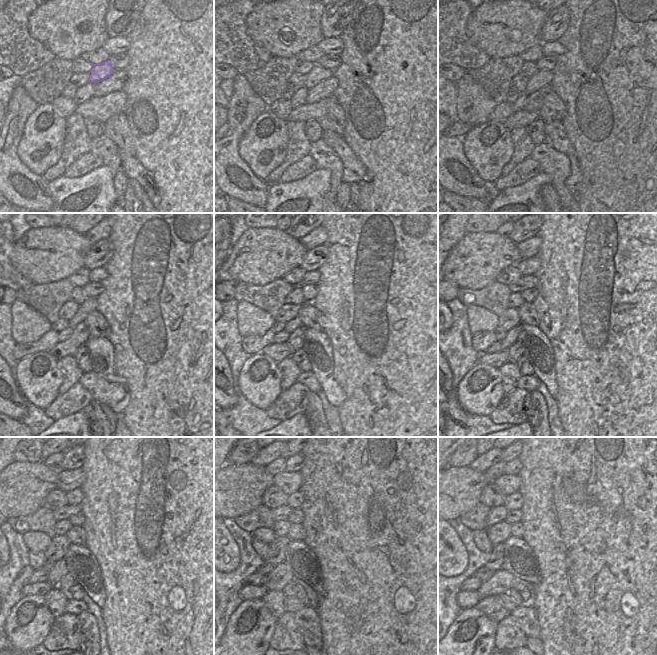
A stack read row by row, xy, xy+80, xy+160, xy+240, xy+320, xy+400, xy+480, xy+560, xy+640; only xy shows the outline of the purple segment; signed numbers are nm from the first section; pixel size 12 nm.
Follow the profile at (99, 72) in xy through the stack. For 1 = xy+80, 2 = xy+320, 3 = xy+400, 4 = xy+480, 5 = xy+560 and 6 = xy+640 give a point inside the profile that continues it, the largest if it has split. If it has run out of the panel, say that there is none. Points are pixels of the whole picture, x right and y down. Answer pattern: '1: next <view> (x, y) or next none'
1: next xy+80 (318, 74)
2: next xy+320 (292, 325)
3: next xy+400 (511, 336)
4: next xy+480 (59, 570)
5: next xy+560 (281, 575)
6: next xy+640 (501, 582)

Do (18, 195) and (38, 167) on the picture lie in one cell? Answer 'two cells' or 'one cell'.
two cells

